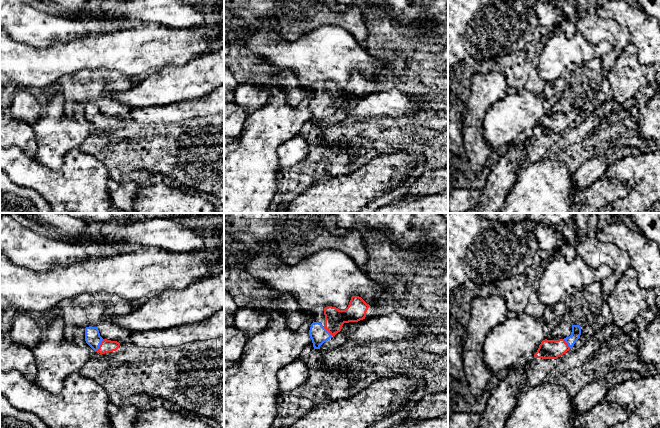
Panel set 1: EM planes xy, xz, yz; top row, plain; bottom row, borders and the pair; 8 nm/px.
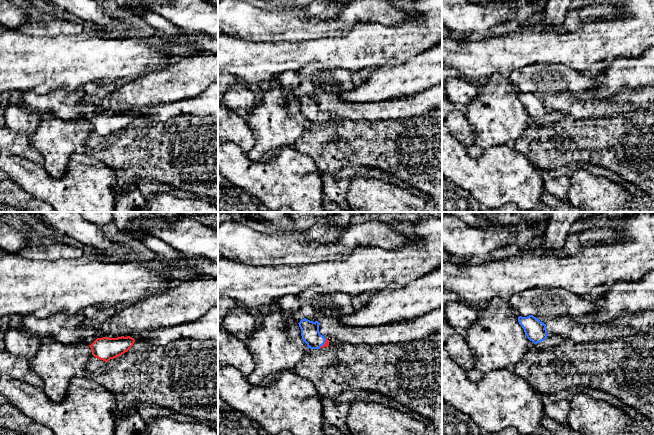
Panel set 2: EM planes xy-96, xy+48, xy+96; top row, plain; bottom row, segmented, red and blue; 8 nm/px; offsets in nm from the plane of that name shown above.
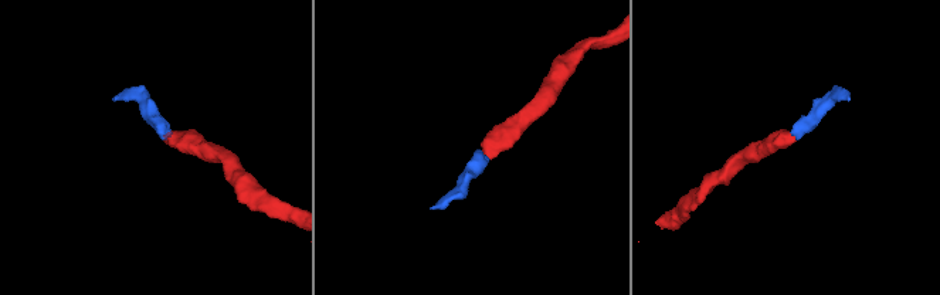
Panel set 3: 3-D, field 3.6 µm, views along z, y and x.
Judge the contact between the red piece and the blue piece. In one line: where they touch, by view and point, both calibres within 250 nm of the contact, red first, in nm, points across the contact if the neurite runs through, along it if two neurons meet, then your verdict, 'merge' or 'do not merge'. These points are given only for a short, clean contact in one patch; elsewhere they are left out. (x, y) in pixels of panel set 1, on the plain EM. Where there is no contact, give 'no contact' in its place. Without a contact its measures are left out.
contact xy (100, 121); calibres 110 and 130 nm; way xy (106, 122), (100, 121), (92, 112); merge

